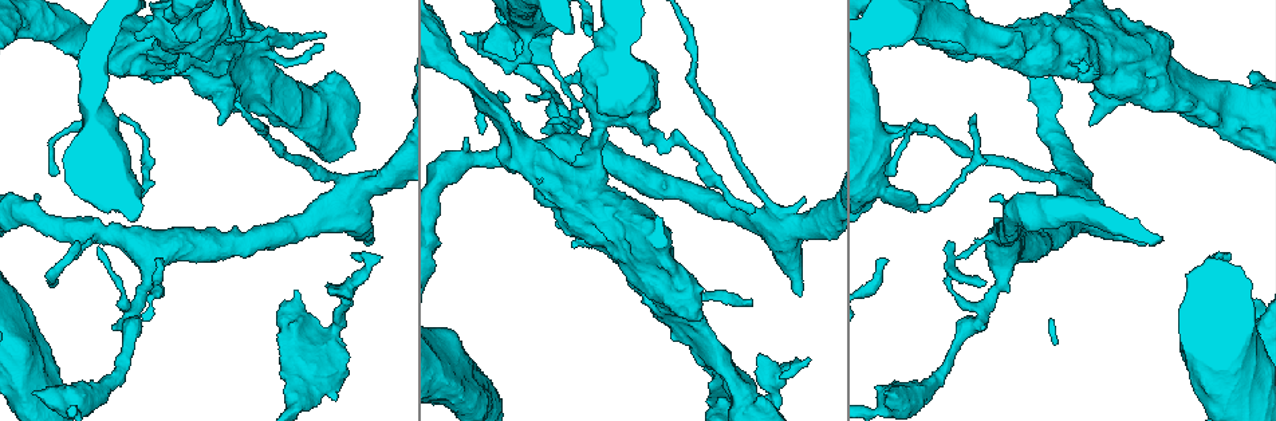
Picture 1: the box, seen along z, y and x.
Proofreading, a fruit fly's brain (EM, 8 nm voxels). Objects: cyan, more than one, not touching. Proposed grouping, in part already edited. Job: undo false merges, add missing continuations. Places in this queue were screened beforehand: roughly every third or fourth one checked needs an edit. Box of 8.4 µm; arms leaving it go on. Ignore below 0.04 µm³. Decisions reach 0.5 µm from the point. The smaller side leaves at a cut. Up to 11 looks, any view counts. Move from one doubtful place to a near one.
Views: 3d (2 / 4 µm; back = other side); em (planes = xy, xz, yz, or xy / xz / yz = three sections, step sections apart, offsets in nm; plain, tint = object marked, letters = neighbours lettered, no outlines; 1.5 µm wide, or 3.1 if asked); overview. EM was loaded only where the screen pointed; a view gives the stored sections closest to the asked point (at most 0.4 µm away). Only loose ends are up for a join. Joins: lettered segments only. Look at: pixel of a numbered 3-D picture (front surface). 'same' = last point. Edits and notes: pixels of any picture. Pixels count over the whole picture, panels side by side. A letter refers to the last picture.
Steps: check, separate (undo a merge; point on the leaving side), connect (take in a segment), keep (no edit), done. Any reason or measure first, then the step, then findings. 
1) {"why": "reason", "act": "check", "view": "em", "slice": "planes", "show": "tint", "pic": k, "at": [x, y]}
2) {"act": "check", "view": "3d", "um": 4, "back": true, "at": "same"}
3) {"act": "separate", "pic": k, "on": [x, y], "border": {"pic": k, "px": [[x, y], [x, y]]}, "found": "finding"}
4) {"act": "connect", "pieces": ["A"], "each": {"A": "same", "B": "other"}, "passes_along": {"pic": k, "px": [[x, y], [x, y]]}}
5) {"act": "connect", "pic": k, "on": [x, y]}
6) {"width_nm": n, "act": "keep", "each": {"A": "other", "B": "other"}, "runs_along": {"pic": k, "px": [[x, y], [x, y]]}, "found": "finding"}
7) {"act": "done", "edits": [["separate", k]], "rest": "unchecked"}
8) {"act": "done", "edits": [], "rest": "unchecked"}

{"why": "branch stops here", "act": "check", "view": "em", "slice": "planes", "show": "tint", "pic": 1, "at": [525, 95]}

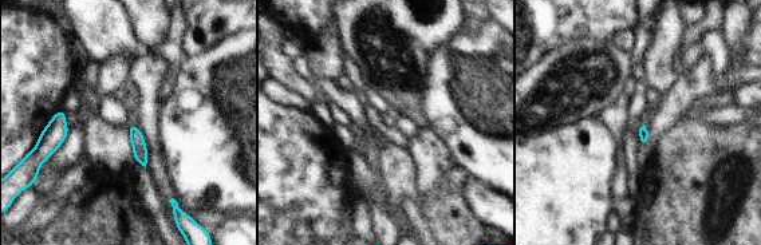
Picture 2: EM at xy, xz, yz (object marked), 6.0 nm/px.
{"act": "check", "view": "em", "slice": "planes", "show": "letters", "at": "same"}

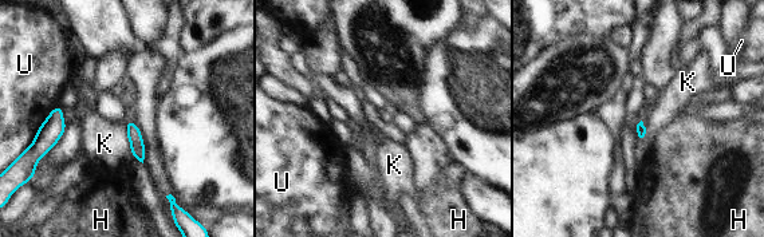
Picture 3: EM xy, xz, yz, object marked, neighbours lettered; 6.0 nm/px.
{"act": "keep", "each": {"H": "other", "K": "other", "U": "other"}, "border": {"pic": 3, "px": [[126, 122], [126, 137], [133, 155]]}, "found": "none of them fits"}

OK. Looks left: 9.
{"why": "thin end", "act": "check", "view": "em", "slice": "planes", "show": "letters", "pic": 1, "at": [755, 212]}

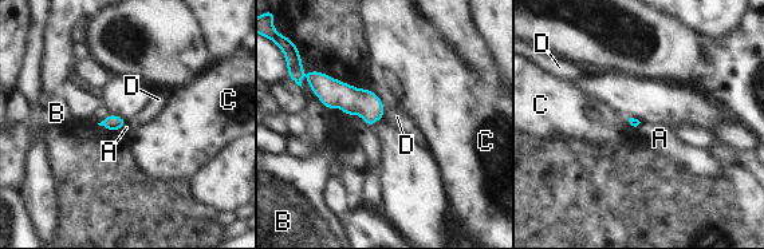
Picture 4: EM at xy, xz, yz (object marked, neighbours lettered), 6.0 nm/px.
{"act": "keep", "each": {"A": "other", "B": "other", "C": "other", "D": "other"}, "found": "no lettered segment goes on from it"}

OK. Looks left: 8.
{"why": "thin end", "act": "check", "view": "em", "slice": "planes", "show": "letters", "pic": 1, "at": [323, 47]}

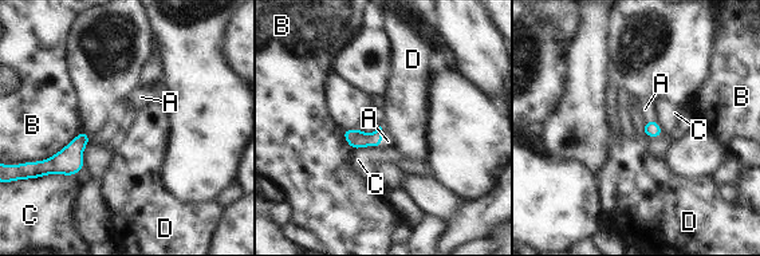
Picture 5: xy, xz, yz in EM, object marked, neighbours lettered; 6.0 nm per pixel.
{"longest_contact_nm": ["B", 300], "act": "connect", "pic": 5, "on": [645, 109], "each": {"A": "same", "B": "other", "C": "other", "D": "other"}, "passes_along": {"pic": 5, "px": [[652, 129], [649, 119], [645, 109]]}, "found": "it goes on there"}

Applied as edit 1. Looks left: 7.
{"why": "redraw", "act": "check", "view": "overview"}

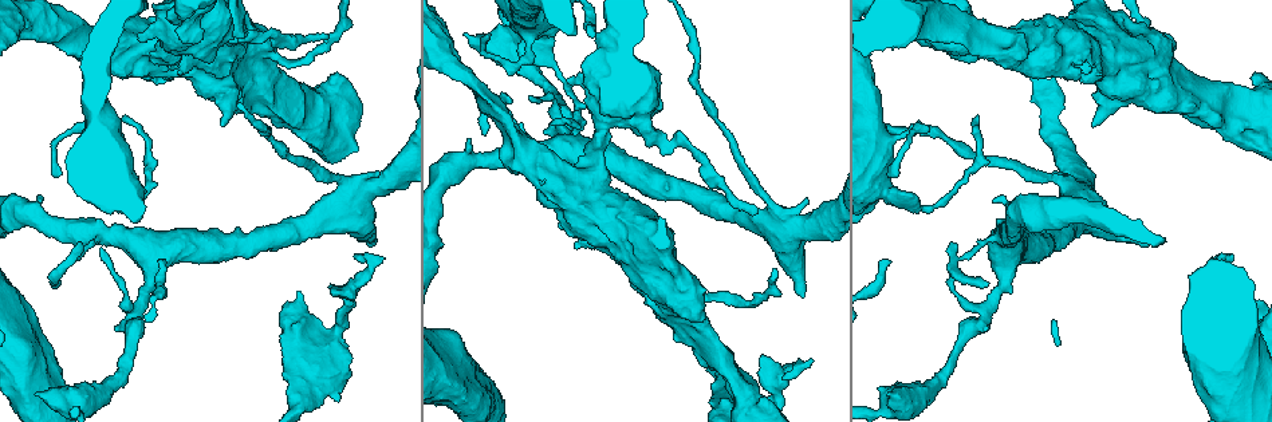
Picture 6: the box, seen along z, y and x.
{"why": "sudden change in width", "act": "check", "view": "em", "slice": "xz", "step": 4, "show": "tint", "pic": 6, "at": [941, 380]}

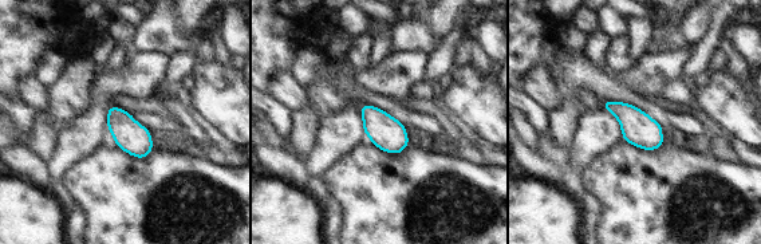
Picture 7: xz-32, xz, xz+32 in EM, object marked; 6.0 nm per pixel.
{"act": "check", "view": "em", "slice": "planes", "show": "letters", "at": "same"}

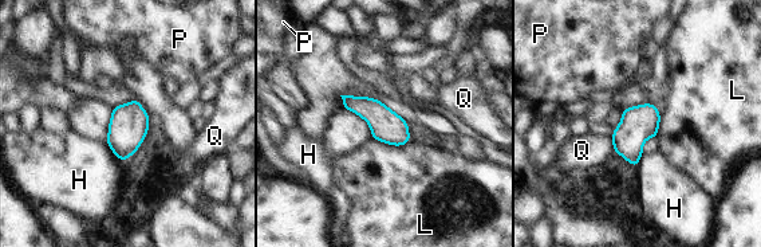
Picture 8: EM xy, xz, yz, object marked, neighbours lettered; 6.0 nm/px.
{"act": "keep", "each": {"H": "other", "L": "other", "P": "other", "Q": "other"}, "found": "continuous, no second neuron"}

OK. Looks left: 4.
{"why": "free end", "act": "check", "view": "em", "slice": "xz", "step": 8, "show": "letters", "pic": 6, "at": [34, 394]}

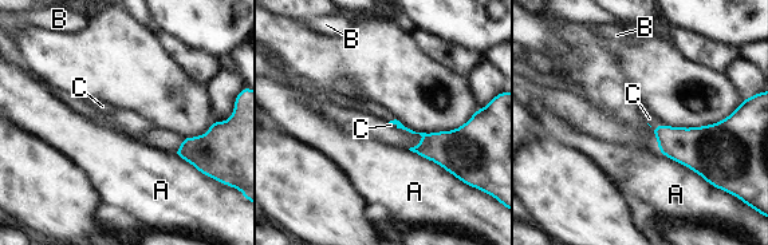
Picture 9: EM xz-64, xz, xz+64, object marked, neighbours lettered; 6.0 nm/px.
{"act": "connect", "pic": 9, "on": [649, 118], "each": {"A": "other", "B": "other", "C": "same"}, "passes_along": {"pic": 9, "px": [[690, 147], [656, 126], [649, 118]]}, "found": "the neuron continues"}

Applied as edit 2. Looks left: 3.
{"act": "done", "edits": [["connect", 5], ["connect", 9]], "rest": "unchecked"}

